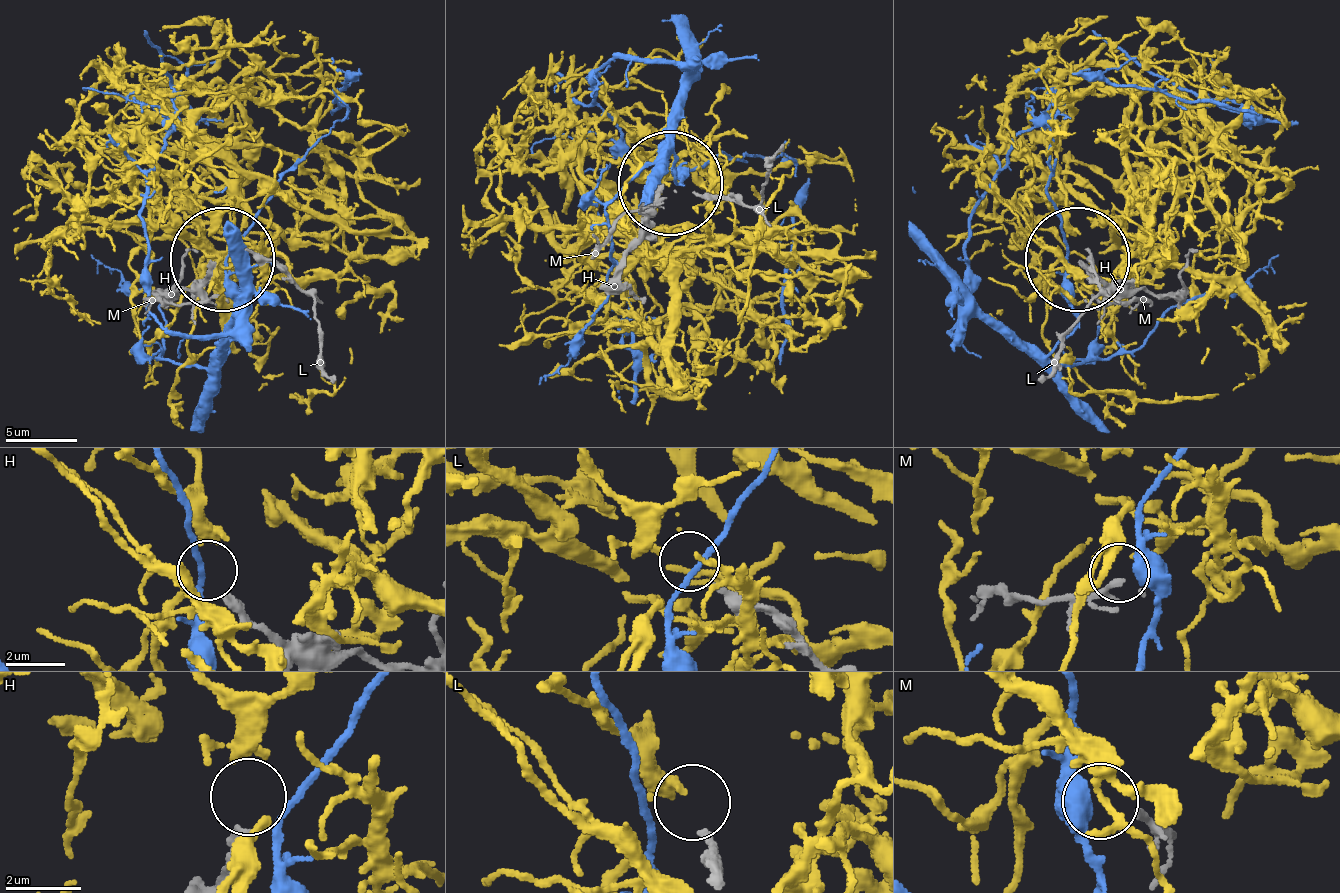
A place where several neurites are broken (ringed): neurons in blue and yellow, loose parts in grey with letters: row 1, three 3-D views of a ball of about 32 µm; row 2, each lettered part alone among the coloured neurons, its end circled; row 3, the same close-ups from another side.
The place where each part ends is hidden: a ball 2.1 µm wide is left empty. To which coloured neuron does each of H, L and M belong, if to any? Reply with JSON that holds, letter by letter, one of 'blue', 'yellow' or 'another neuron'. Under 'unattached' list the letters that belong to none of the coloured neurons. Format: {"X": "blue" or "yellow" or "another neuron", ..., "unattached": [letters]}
{"H": "another neuron", "L": "yellow", "M": "another neuron", "unattached": ["H", "M"]}

